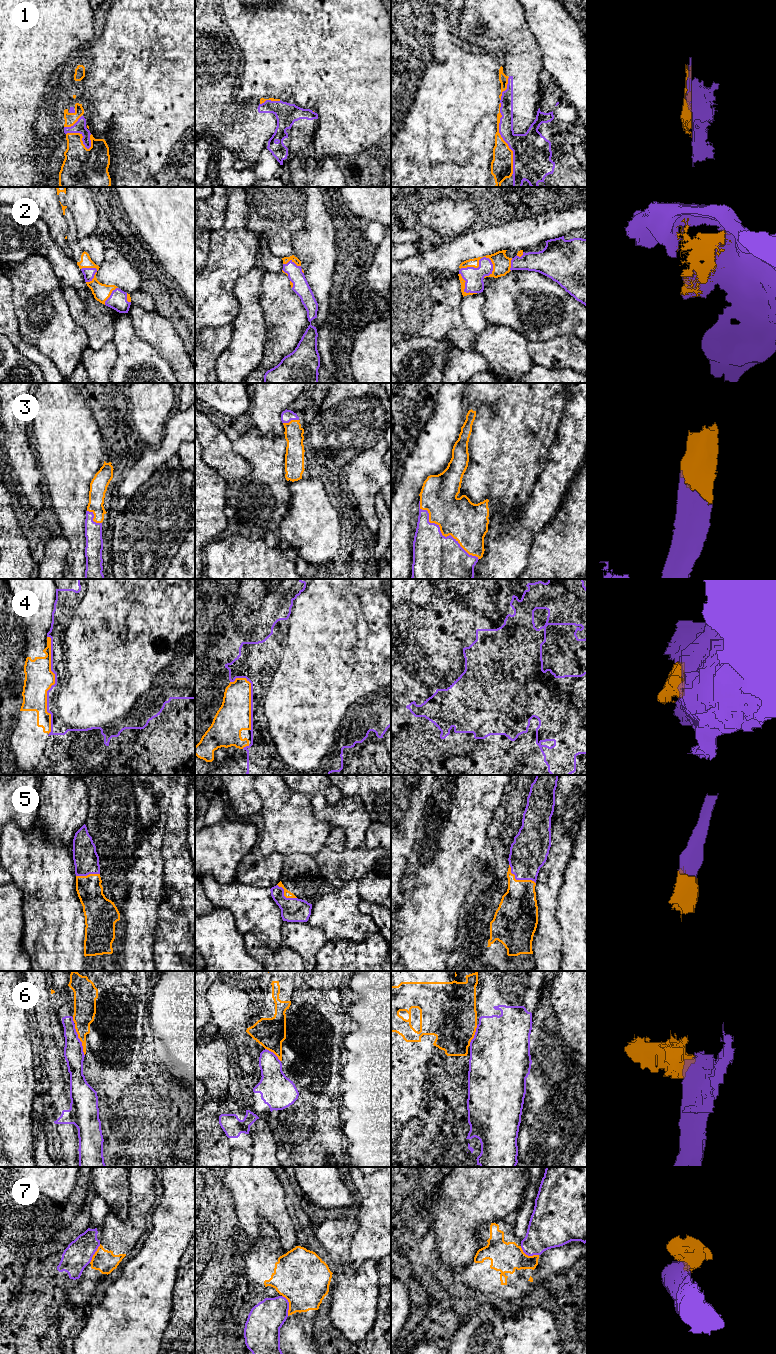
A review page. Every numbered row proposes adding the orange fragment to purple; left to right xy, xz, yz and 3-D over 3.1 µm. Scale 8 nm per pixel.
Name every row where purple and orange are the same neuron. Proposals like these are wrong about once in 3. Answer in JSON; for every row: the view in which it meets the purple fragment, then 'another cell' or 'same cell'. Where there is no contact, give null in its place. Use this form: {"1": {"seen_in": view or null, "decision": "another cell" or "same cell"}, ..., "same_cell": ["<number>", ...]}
{"1": {"seen_in": "yz", "decision": "same cell"}, "2": {"seen_in": "yz", "decision": "same cell"}, "3": {"seen_in": "yz", "decision": "same cell"}, "4": {"seen_in": "xy", "decision": "another cell"}, "5": {"seen_in": "yz", "decision": "same cell"}, "6": {"seen_in": "xy", "decision": "another cell"}, "7": {"seen_in": "xz", "decision": "another cell"}, "same_cell": ["1", "2", "3", "5"]}

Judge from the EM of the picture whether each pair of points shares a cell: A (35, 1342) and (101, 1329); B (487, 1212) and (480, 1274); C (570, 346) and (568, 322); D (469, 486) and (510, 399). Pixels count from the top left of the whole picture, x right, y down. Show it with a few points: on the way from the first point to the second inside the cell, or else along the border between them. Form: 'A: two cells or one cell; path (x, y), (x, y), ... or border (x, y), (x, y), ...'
A: two cells; border (88, 1313), (86, 1323), (73, 1343)
B: two cells; border (473, 1257), (471, 1262)
C: two cells; border (576, 336), (557, 335), (546, 340)
D: one cell; path (491, 464), (510, 440), (510, 421)

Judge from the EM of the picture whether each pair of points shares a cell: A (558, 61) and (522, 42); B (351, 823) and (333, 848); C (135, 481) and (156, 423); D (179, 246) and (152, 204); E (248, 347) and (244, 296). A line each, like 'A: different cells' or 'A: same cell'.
A: different cells
B: different cells
C: different cells
D: same cell
E: same cell

